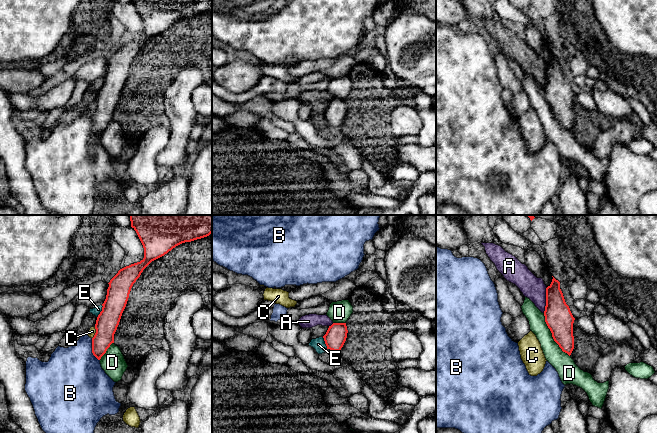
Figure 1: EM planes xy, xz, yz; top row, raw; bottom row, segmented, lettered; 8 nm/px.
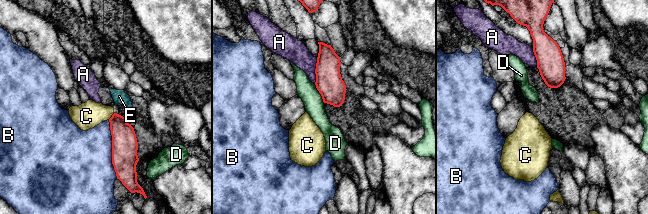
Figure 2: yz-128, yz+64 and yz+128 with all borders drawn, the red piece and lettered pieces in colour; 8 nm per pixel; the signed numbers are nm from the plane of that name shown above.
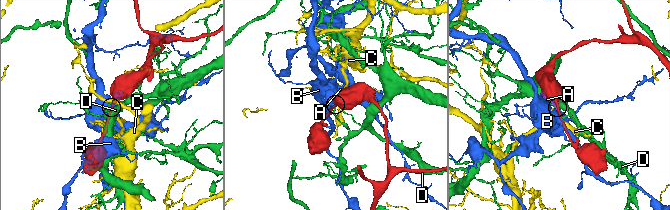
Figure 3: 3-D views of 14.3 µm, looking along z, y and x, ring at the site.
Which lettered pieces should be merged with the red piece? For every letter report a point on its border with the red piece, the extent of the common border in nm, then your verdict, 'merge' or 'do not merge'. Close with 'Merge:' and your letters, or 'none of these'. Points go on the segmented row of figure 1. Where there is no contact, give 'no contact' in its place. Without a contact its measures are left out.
A: meets red in yz at (546, 300); contact 220 nm long; do not merge
B: meets red in xy at (92, 349); contact 200 nm long; do not merge
C: meets red in xy at (96, 332); contact 110 nm long; do not merge
D: meets red in yz at (552, 335); contact 400 nm long; do not merge
E: meets red in xy at (101, 311); contact 110 nm long; do not merge
Merge: none of these

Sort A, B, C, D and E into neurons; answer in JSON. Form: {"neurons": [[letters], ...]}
{"neurons": [["A", "E"], ["B"], ["C"], ["D"]]}

